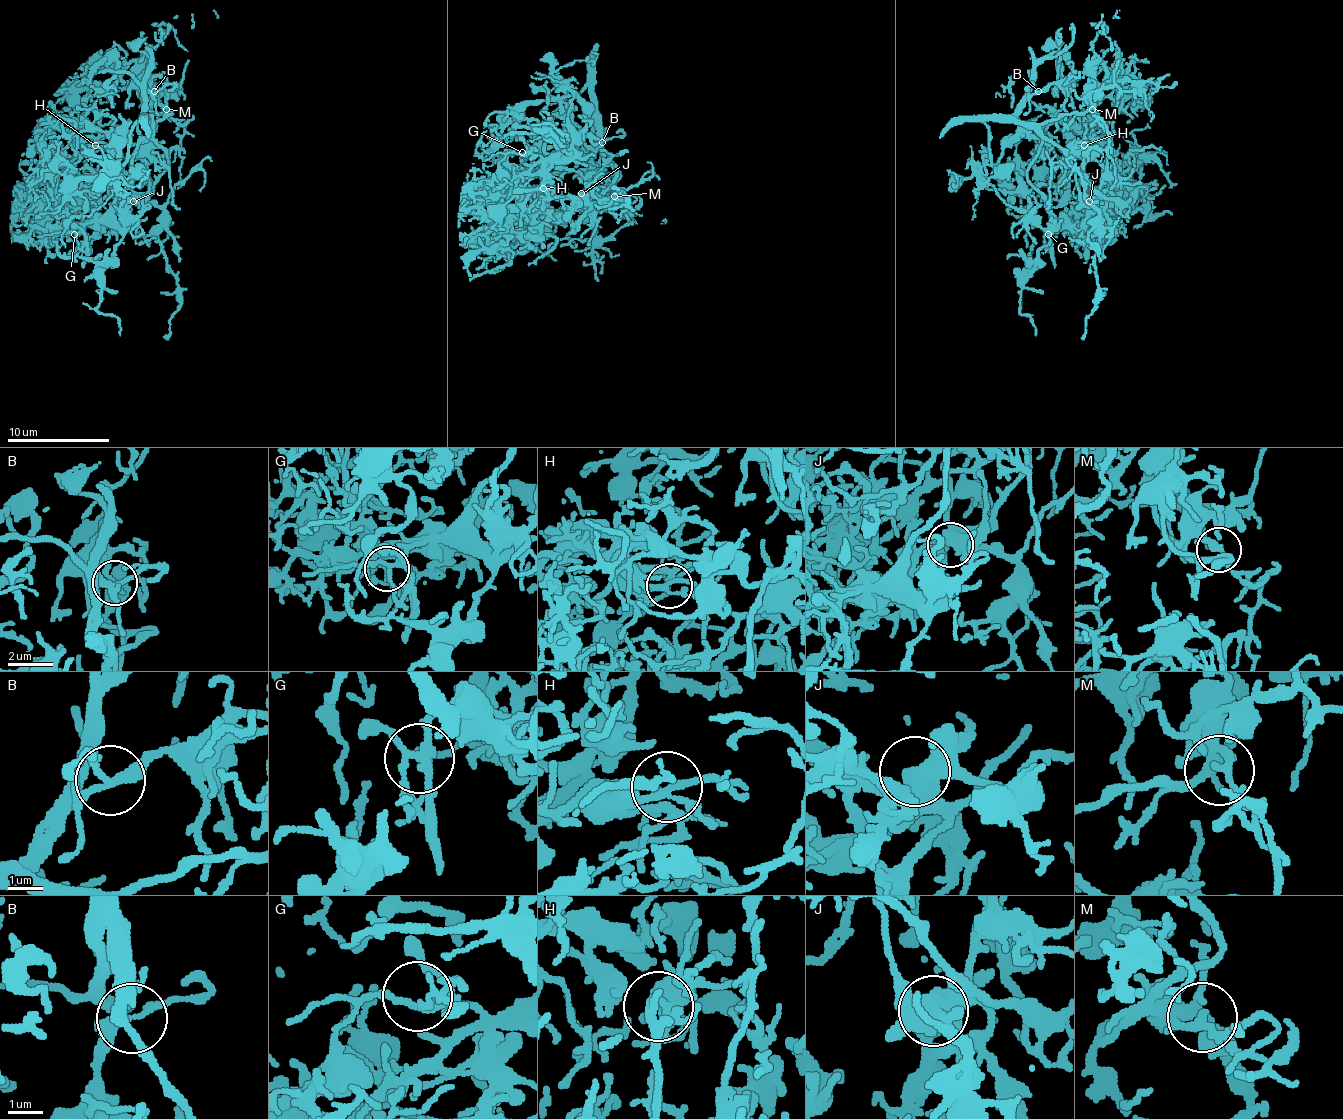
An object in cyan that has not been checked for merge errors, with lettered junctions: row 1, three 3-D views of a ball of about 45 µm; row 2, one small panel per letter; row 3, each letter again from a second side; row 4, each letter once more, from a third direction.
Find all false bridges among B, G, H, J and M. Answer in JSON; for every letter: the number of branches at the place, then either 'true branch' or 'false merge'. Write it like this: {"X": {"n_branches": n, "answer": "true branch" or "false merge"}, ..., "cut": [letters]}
{"B": {"n_branches": 3, "answer": "true branch"}, "G": {"n_branches": 4, "answer": "true branch"}, "H": {"n_branches": 3, "answer": "true branch"}, "J": {"n_branches": 2, "answer": "true branch"}, "M": {"n_branches": 2, "answer": "true branch"}, "cut": []}

